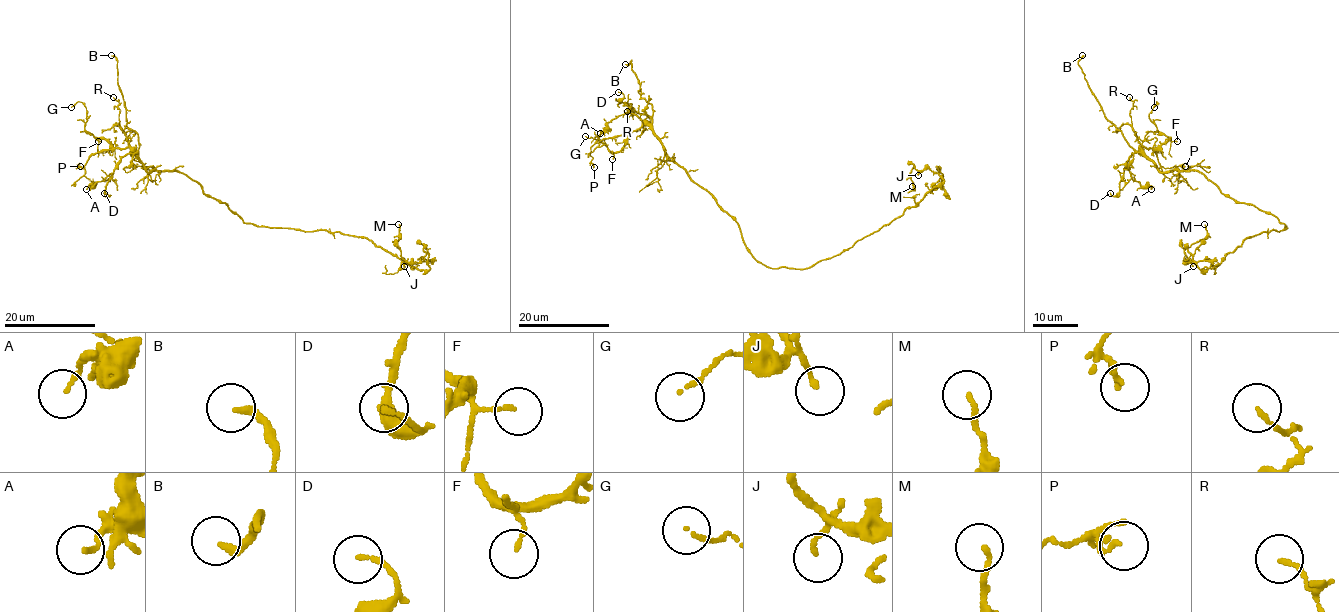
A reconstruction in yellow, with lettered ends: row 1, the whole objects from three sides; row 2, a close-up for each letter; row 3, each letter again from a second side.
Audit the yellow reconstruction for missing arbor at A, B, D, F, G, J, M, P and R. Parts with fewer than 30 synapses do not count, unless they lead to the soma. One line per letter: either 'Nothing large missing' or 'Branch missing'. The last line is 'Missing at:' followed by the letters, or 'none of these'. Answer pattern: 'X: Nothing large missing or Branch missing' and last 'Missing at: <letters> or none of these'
A: Nothing large missing
B: Branch missing
D: Nothing large missing
F: Nothing large missing
G: Nothing large missing
J: Nothing large missing
M: Nothing large missing
P: Nothing large missing
R: Nothing large missing
Missing at: B

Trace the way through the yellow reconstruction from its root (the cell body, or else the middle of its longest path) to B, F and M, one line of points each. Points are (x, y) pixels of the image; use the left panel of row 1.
B: (239, 216), (185, 174), (145, 169), (138, 157), (138, 136), (127, 126), (117, 59), (111, 55)
F: (239, 216), (225, 203), (209, 197), (185, 174), (147, 171), (129, 147), (114, 148), (104, 139), (98, 141)
M: (239, 216), (255, 226), (367, 237), (412, 268), (428, 270), (425, 262), (407, 262), (401, 255), (398, 224)

